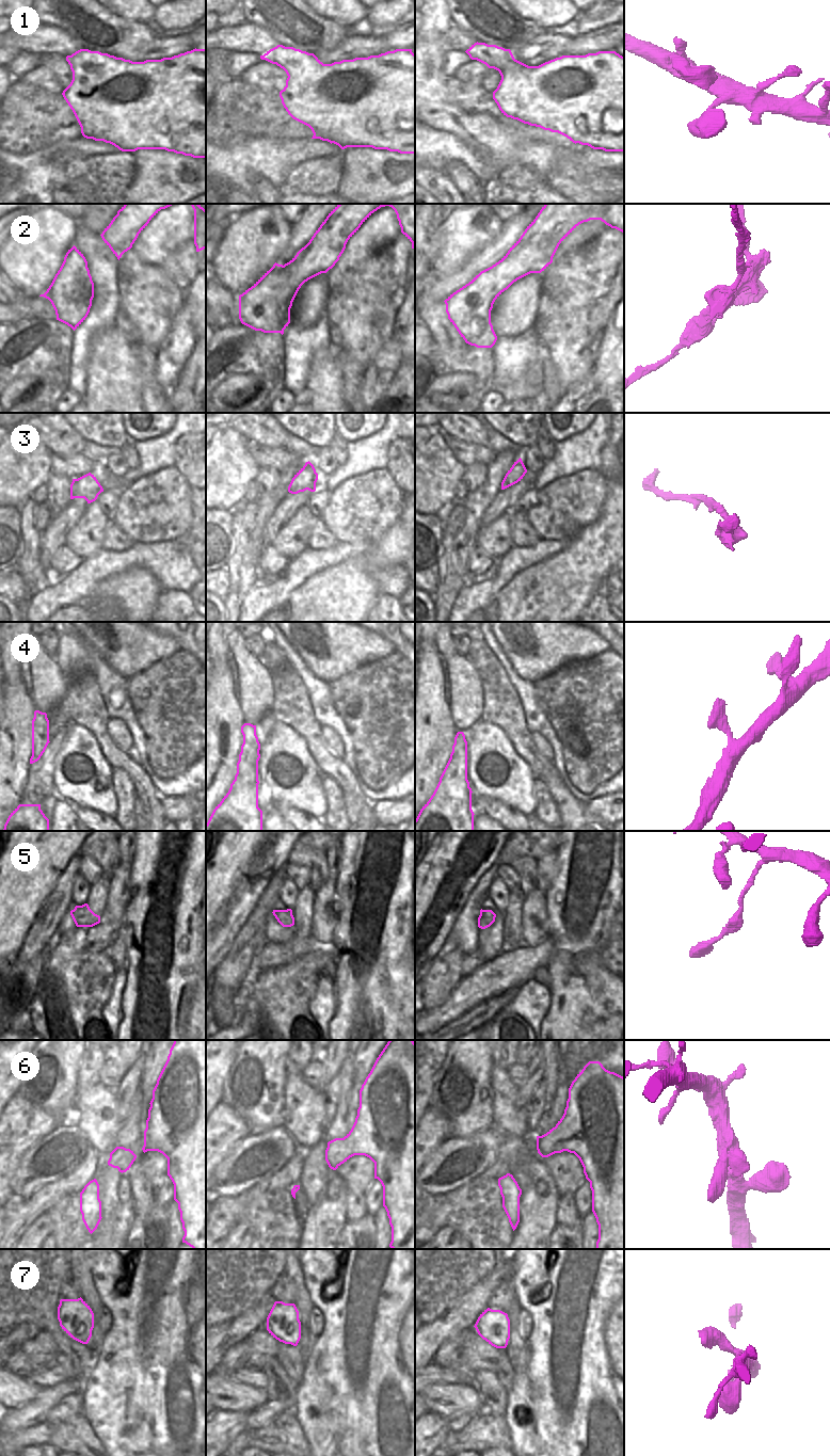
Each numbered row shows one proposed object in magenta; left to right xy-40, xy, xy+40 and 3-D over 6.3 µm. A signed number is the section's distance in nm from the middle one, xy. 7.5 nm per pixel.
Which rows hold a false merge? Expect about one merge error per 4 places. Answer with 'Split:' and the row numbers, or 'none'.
Split: 2

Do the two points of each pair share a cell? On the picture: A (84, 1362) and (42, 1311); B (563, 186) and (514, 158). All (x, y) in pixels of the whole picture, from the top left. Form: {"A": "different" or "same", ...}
{"A": "same", "B": "same"}

